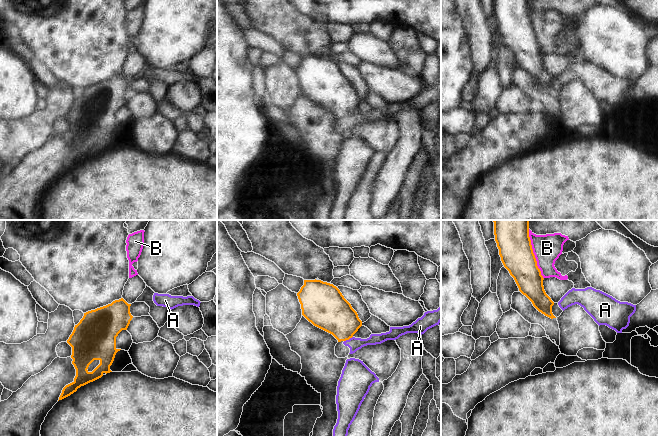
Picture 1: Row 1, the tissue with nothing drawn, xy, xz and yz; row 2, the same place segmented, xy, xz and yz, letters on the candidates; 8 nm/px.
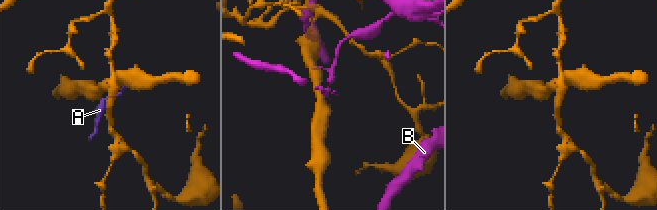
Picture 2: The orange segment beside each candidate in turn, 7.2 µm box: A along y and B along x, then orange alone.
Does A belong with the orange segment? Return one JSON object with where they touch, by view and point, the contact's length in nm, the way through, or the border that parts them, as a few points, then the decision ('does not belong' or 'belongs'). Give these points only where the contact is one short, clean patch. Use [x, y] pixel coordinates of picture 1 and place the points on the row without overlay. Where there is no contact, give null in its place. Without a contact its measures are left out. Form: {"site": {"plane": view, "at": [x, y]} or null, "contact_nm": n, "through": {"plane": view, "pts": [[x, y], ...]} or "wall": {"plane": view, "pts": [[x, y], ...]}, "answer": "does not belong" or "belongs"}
{"site": {"plane": "xz", "at": [348, 115]}, "contact_nm": 80, "wall": {"plane": "xz", "pts": [[352, 112], [344, 117]]}, "answer": "does not belong"}

